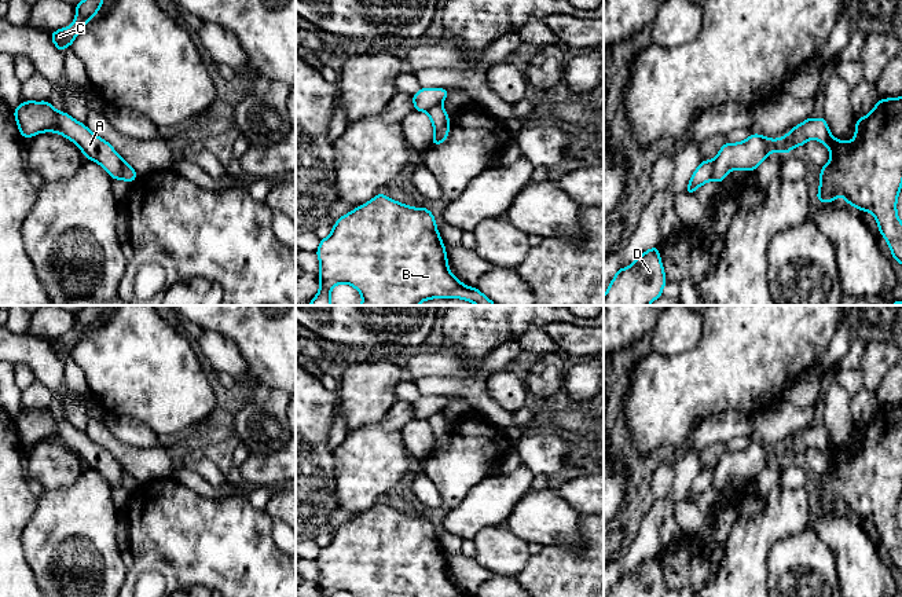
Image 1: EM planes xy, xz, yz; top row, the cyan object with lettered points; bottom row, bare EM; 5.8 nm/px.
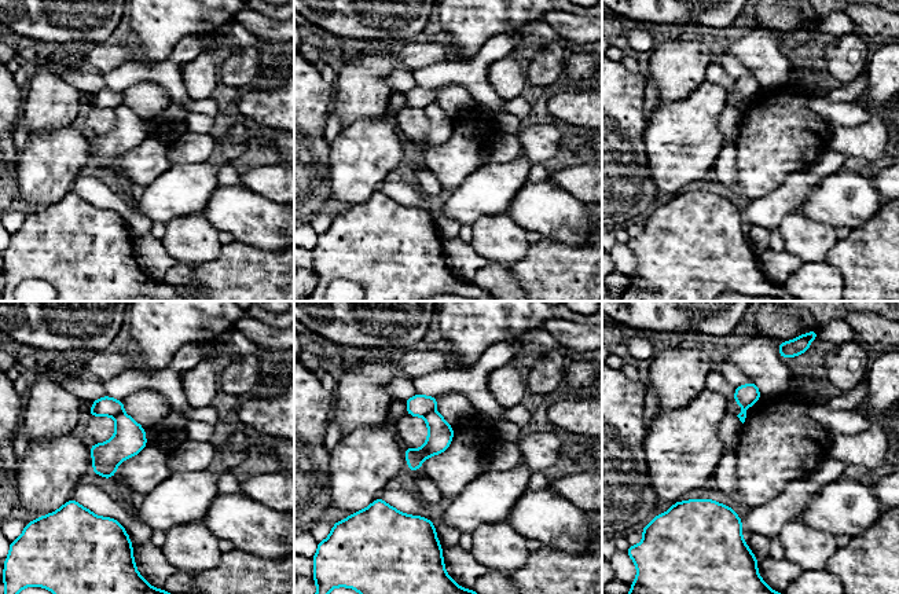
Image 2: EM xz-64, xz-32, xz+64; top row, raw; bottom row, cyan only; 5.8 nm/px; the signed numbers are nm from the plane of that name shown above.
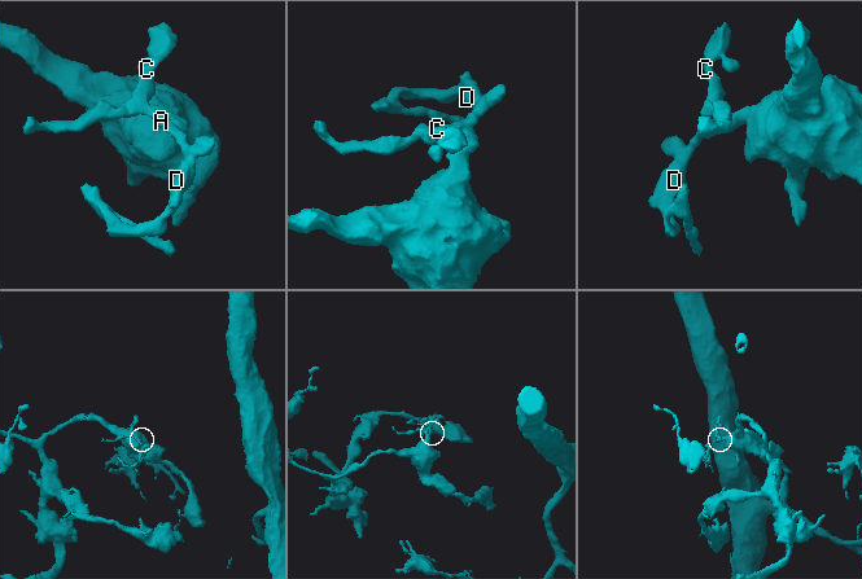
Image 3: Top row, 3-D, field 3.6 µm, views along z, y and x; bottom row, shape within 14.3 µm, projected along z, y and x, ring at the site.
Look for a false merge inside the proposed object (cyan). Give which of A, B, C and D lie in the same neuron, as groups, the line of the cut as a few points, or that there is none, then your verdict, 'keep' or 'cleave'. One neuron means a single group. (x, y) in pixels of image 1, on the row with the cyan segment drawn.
A C D / B | yz (715, 161), (711, 179) | cleave

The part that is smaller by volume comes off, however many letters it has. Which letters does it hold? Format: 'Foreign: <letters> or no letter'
Foreign: A, C, D

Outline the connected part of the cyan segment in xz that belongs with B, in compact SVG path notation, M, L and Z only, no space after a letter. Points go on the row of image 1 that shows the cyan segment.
M377 194L367 204L341 216L333 224L331 234L320 239L316 256L320 263L318 294L308 305L331 305L330 290L338 283L349 283L359 290L363 300L360 305L418 305L429 298L463 298L476 305L496 305L478 289L459 282L448 270L446 246L436 227L434 216L428 208L411 208Z

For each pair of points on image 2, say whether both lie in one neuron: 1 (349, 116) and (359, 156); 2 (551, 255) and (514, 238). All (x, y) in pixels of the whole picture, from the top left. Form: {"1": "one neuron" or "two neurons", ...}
{"1": "two neurons", "2": "two neurons"}

